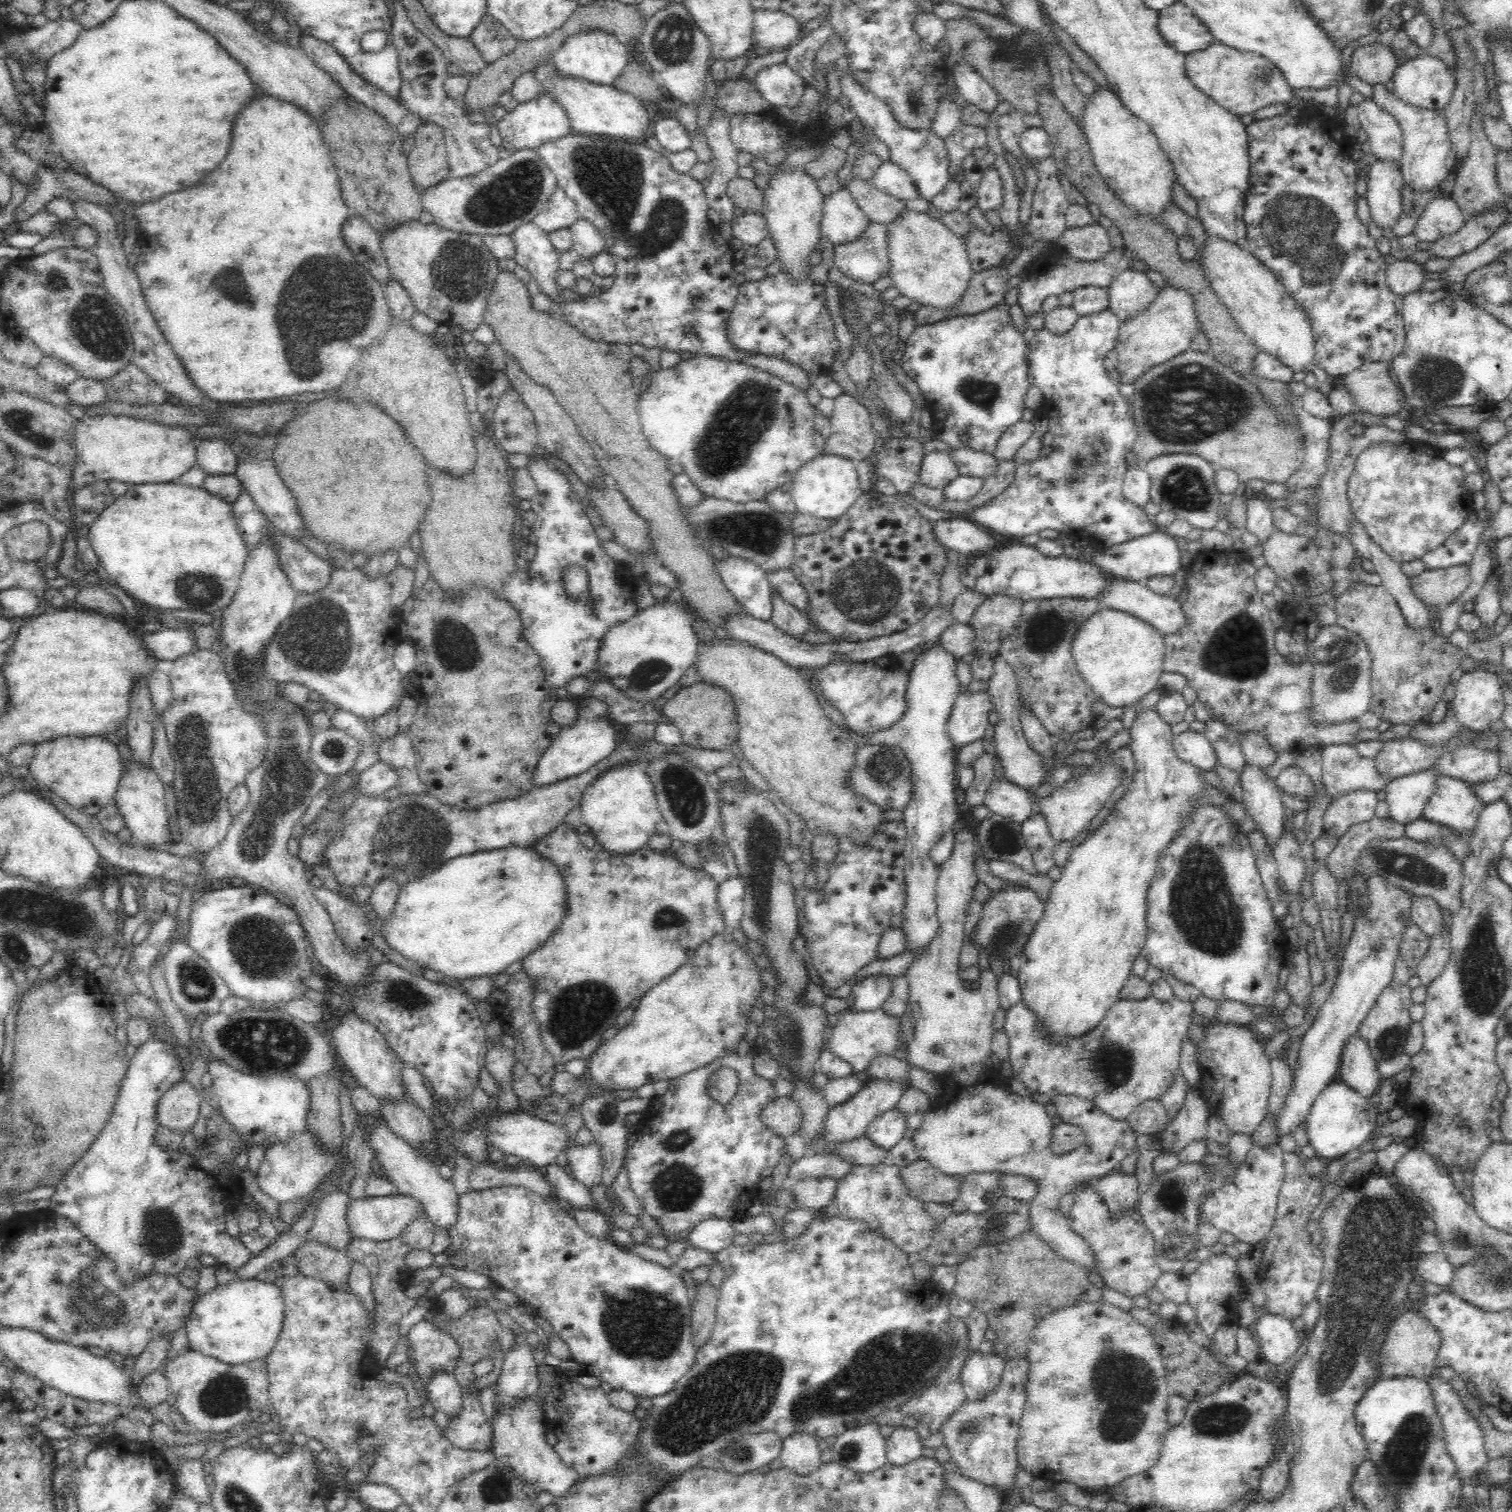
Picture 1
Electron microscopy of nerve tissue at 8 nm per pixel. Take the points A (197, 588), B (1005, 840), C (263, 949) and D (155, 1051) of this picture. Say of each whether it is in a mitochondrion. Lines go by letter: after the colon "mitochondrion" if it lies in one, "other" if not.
A: mitochondrion
B: mitochondrion
C: mitochondrion
D: other

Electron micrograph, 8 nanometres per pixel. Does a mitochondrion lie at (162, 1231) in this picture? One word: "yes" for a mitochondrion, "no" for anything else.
yes

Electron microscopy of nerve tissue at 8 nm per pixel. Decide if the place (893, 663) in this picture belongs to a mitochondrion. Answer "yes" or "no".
no

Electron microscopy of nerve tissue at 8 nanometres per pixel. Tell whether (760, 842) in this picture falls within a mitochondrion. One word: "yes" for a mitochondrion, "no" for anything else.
yes

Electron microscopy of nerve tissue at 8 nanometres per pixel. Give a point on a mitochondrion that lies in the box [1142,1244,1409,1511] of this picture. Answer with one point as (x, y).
(1225, 1419)

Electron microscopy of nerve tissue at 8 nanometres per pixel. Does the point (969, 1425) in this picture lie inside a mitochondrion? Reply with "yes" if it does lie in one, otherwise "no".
yes

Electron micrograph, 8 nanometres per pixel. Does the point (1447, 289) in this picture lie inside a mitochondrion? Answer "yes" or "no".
no

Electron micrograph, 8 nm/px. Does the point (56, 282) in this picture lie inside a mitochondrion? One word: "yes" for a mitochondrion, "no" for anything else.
yes

